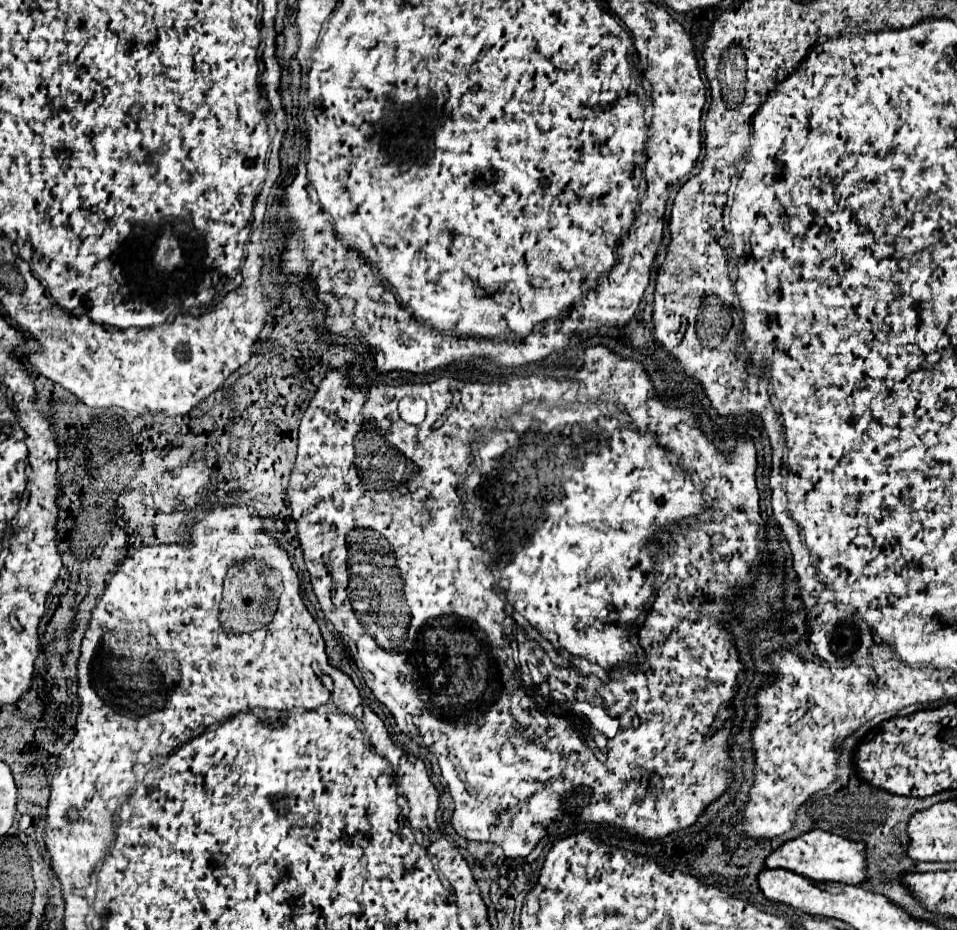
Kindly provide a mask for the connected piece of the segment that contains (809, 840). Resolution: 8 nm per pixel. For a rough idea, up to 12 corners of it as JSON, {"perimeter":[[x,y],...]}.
{"perimeter":[[810,830],[766,868],[818,882],[868,880],[864,842]]}

